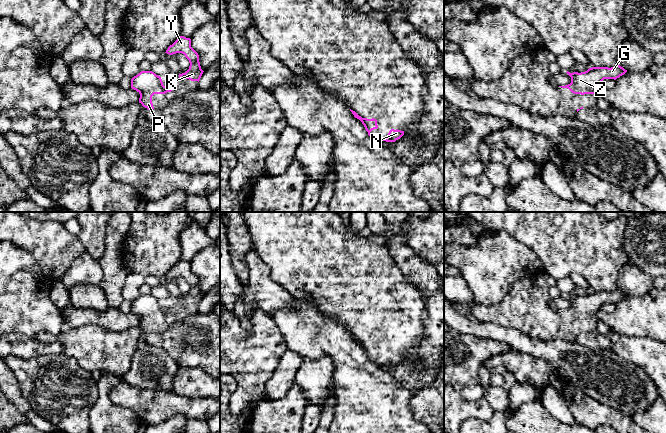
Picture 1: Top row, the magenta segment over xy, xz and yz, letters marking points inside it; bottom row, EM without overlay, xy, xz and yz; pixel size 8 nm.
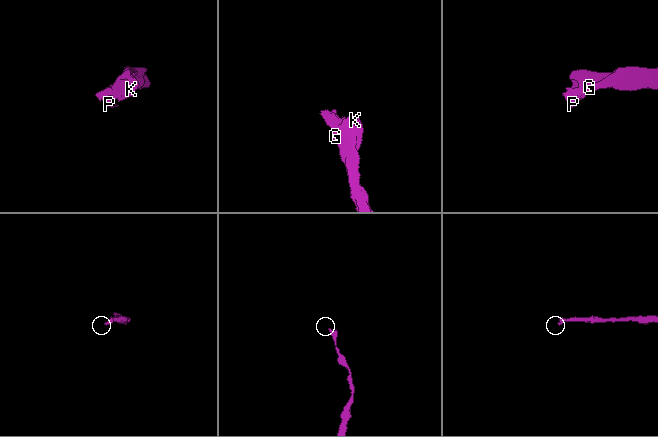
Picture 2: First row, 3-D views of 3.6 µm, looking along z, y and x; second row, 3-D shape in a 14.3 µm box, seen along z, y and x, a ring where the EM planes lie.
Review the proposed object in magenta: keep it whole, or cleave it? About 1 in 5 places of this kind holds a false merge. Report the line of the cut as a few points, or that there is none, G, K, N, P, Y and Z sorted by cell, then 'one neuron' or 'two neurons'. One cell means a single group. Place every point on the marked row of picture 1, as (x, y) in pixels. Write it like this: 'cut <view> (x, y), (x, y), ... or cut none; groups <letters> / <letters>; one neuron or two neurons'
cut none; groups G K N P Y Z; one neuron

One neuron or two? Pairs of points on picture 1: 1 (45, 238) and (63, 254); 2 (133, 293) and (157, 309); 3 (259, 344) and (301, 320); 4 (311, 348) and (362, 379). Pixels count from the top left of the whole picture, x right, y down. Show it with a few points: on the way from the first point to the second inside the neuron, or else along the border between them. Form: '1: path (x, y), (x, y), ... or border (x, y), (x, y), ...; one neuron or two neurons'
1: path (49, 242), (59, 250); one neuron
2: border (141, 295), (132, 302); two neurons
3: border (269, 316), (277, 326), (287, 348); two neurons
4: path (324, 347), (331, 347), (350, 366); one neuron

